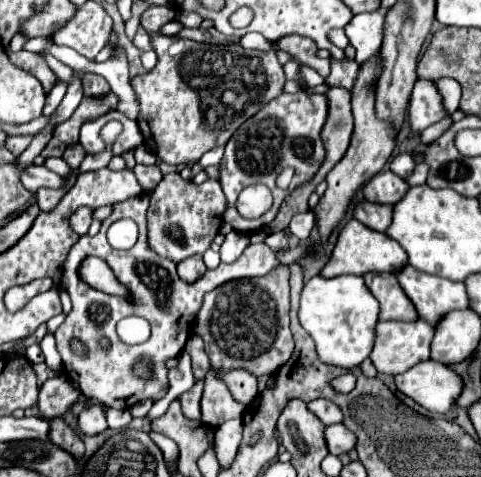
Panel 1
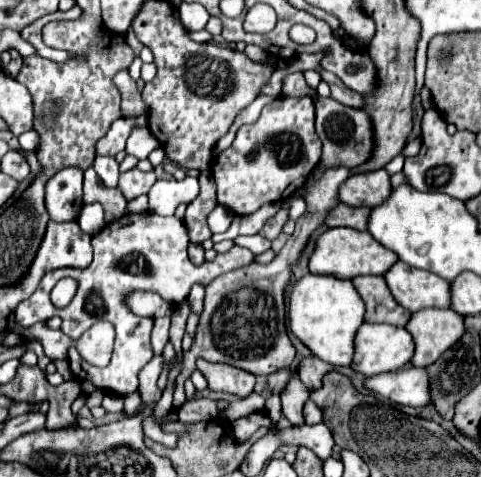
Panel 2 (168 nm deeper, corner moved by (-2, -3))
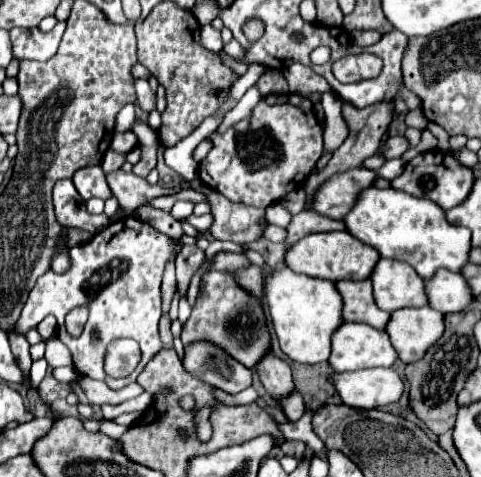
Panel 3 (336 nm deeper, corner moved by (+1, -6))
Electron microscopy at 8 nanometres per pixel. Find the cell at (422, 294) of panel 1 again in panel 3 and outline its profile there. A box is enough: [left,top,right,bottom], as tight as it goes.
[370,258,426,312]

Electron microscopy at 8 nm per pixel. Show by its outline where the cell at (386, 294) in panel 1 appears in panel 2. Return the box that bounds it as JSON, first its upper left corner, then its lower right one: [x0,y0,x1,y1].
[353,277,411,327]

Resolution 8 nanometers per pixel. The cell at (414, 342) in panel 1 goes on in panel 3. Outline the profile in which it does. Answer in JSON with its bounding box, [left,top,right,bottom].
[328,324,398,372]

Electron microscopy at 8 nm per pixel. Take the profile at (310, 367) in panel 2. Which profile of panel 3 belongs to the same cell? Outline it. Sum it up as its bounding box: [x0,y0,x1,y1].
[278,410,324,452]

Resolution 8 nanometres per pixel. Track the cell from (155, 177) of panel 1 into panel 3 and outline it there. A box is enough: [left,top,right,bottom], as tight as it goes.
[106,172,181,214]

